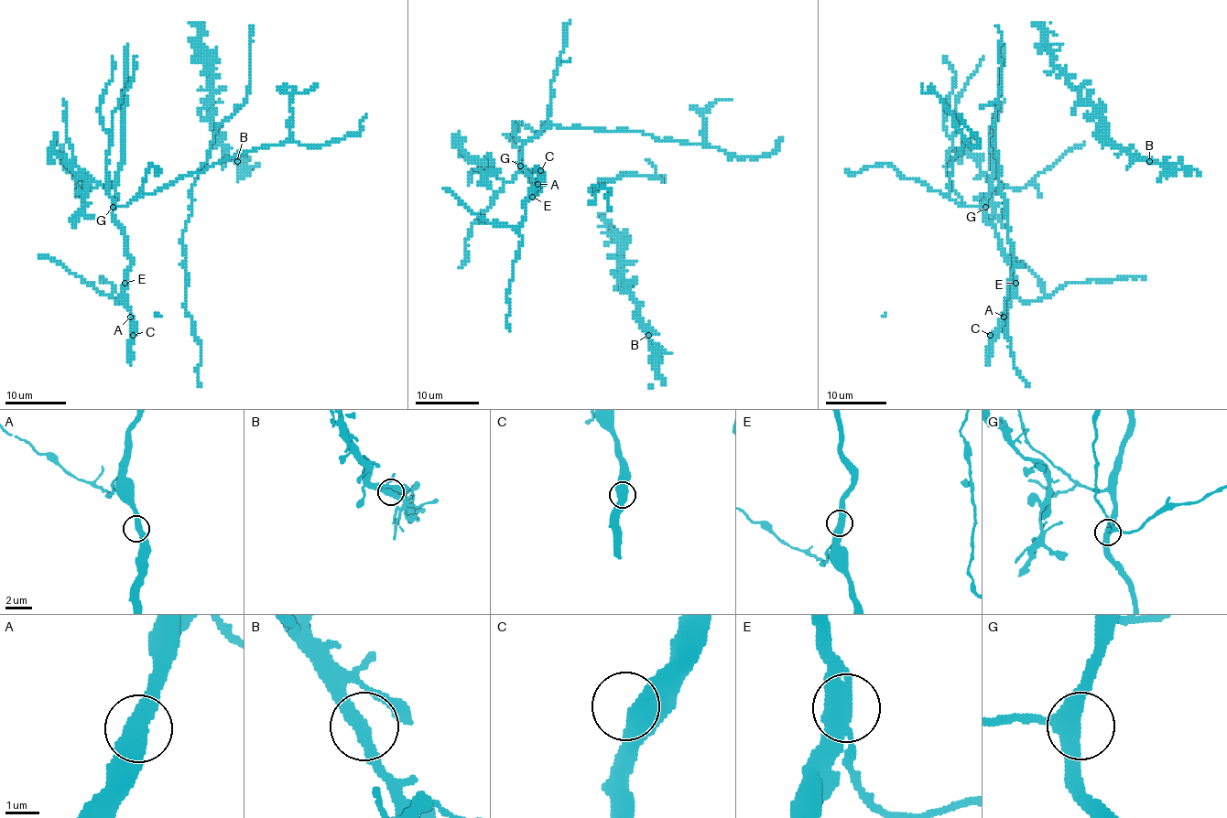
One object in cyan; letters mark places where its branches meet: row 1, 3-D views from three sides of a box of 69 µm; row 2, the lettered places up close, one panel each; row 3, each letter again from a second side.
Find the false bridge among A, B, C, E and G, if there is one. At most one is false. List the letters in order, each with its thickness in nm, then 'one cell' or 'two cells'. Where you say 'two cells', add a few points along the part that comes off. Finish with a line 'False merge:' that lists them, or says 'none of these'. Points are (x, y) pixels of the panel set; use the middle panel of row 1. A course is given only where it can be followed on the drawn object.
A: 480 nm | one cell
B: 440 nm | one cell
C: 480 nm | one cell
E: 500 nm | one cell
G: 400 nm | one cell
False merge: none of these

